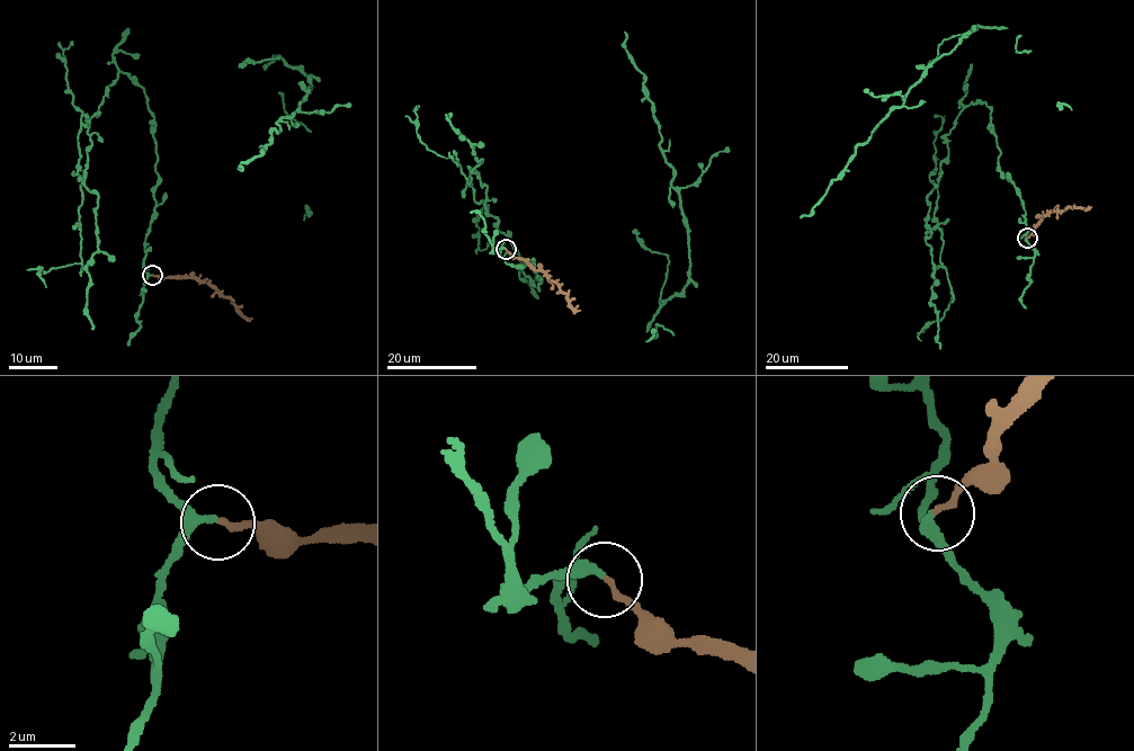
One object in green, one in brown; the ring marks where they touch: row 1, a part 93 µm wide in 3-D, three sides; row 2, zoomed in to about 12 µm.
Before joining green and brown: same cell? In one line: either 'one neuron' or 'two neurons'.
two neurons

